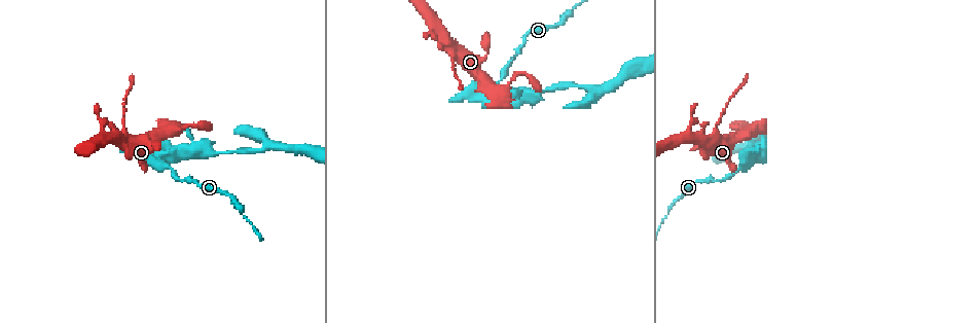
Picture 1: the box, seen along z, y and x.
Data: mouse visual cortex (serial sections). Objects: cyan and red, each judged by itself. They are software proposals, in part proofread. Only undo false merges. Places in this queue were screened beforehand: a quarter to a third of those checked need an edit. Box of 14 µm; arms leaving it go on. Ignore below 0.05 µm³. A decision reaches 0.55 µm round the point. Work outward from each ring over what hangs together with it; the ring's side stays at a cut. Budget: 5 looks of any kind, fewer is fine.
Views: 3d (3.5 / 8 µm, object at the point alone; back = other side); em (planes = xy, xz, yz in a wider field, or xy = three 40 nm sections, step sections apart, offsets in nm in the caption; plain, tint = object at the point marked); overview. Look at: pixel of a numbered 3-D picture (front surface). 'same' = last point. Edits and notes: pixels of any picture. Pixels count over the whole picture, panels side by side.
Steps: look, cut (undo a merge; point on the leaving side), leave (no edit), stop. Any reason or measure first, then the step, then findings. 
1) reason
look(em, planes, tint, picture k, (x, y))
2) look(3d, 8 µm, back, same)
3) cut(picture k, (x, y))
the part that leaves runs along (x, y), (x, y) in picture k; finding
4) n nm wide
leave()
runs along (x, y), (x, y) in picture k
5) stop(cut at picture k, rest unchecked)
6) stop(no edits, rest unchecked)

calibre changes
look(3d, 3.5 µm, picture 1, (508, 88))

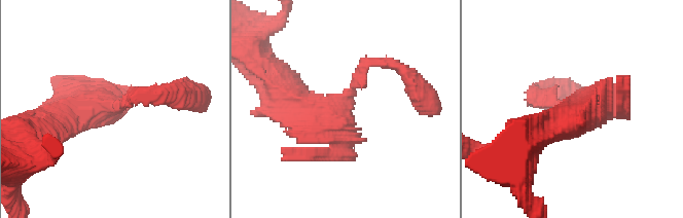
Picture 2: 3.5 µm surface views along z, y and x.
need the tissue
look(em, xy, step 3, tint, picture 2, (110, 104))

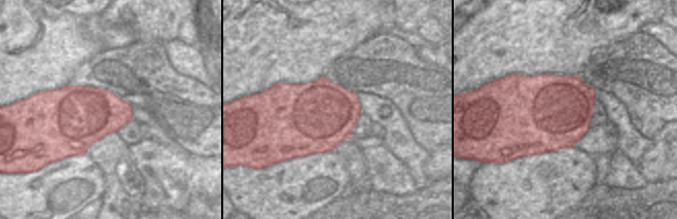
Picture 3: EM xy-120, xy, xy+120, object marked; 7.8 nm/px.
leave()
runs along (550, 130), (622, 88) in picture 2; all the same cell

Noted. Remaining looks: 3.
sudden change in width
look(3d, 8 µm, picture 1, (714, 136))

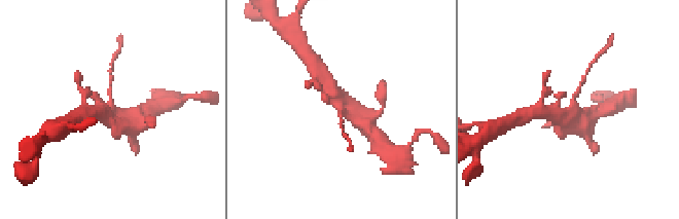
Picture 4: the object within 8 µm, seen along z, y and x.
look(3d, 3.5 µm, picture 4, (342, 109))

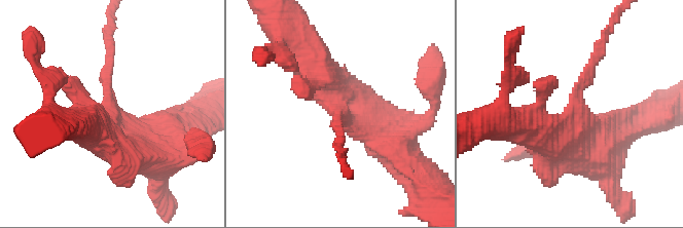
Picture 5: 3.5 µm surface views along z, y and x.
cut(picture 5, (597, 53))
the part that leaves runs along (581, 80), (610, 27) in picture 5; a second cell is stuck on

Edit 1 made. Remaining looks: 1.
stop(cut at picture 5, rest unchecked)

